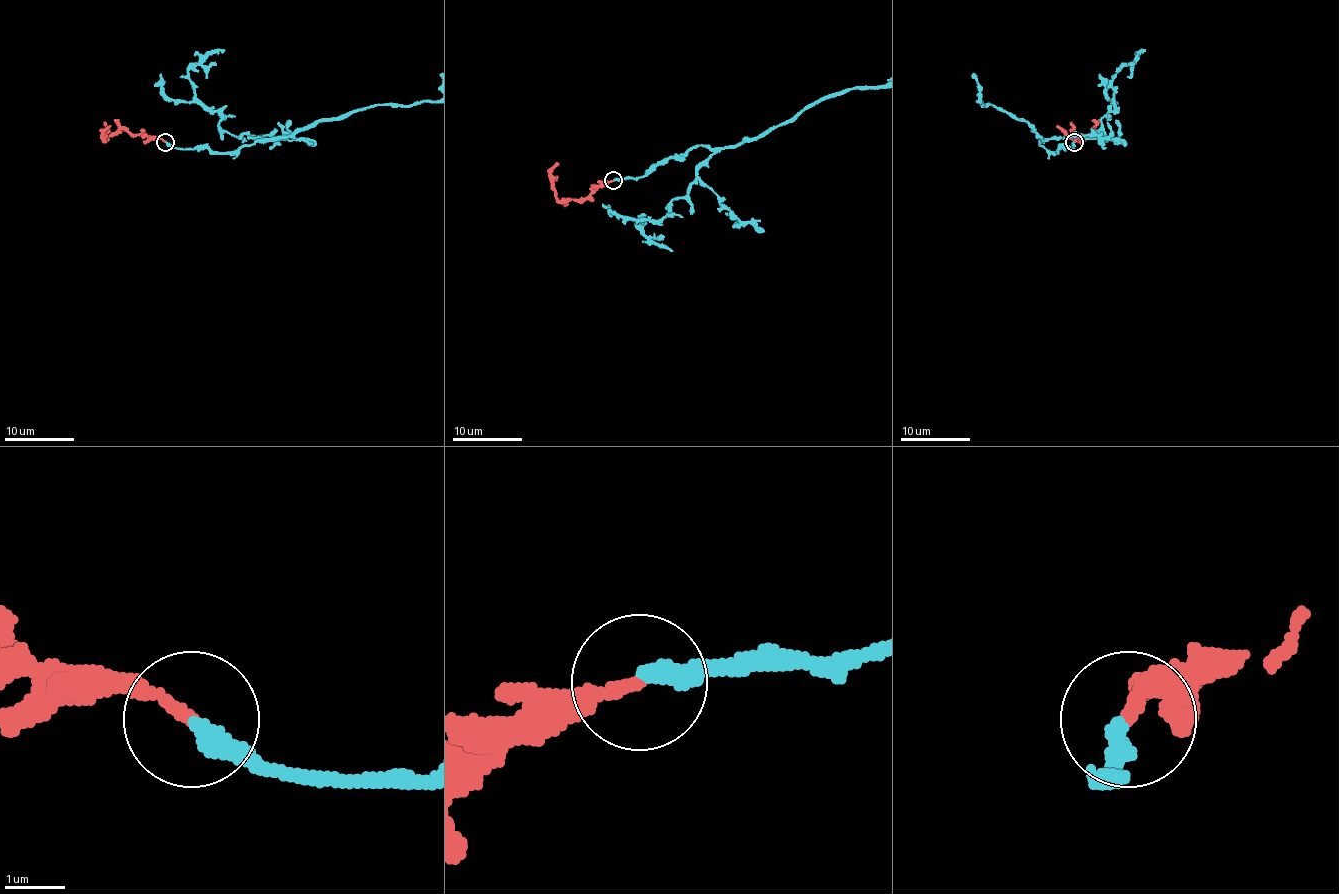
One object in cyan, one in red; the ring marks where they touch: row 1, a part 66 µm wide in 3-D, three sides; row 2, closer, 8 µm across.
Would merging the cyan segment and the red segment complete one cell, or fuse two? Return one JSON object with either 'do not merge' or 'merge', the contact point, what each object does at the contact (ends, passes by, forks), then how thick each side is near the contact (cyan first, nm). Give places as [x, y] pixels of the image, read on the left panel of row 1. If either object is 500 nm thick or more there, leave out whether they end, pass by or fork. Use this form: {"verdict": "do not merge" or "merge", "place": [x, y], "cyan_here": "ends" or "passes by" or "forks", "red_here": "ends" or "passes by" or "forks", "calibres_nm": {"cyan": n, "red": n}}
{"verdict": "merge", "place": [165, 142], "cyan_here": "ends", "red_here": "ends", "calibres_nm": {"cyan": 280, "red": 190}}

